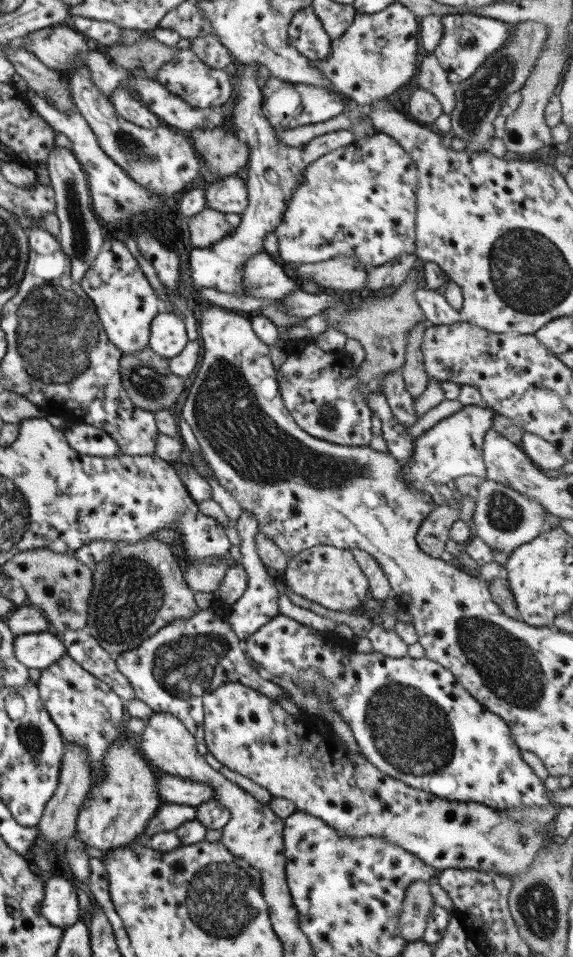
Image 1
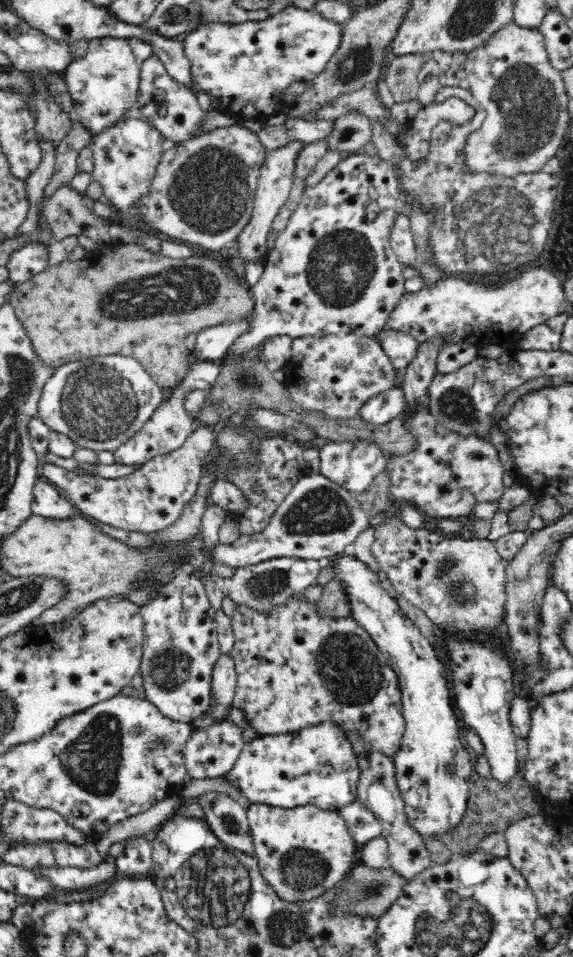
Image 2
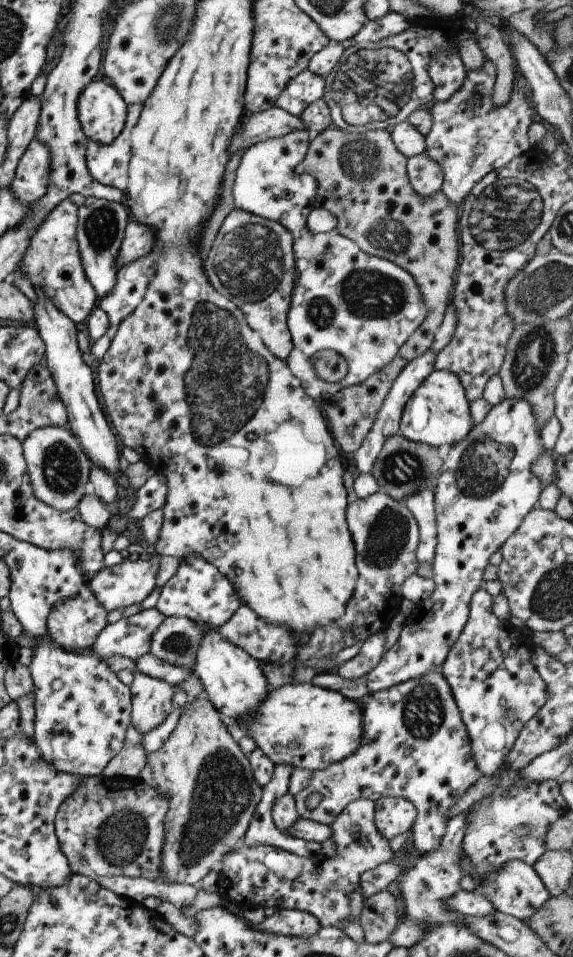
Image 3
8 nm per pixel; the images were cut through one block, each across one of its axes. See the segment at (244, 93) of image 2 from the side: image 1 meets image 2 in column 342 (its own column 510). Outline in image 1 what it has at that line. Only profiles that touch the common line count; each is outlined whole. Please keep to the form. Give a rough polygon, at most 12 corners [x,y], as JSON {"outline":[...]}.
{"outline":[[443,16],[432,53],[454,86],[500,51],[511,24]]}

